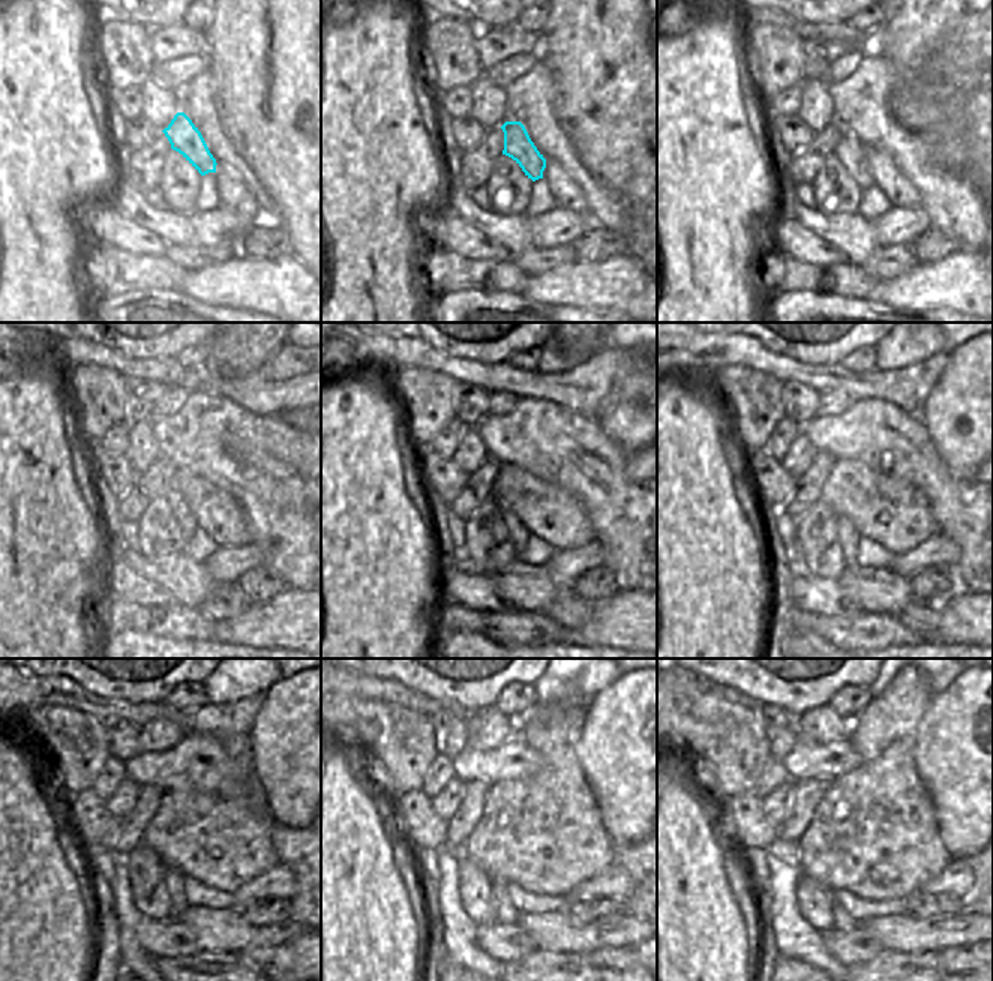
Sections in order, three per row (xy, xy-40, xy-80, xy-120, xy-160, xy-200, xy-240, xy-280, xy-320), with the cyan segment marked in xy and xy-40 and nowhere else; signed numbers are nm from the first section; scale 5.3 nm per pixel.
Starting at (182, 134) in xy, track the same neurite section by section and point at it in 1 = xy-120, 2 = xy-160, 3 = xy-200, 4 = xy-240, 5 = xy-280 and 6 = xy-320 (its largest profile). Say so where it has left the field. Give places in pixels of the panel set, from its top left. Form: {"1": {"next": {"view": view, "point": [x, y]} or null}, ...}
{"1": {"next": {"view": "xy-120", "point": [188, 525]}}, "2": {"next": {"view": "xy-160", "point": [519, 534]}}, "3": {"next": {"view": "xy-200", "point": [848, 537]}}, "4": {"next": {"view": "xy-240", "point": [174, 881]}}, "5": {"next": {"view": "xy-280", "point": [506, 914]}}, "6": {"next": {"view": "xy-320", "point": [842, 921]}}}

